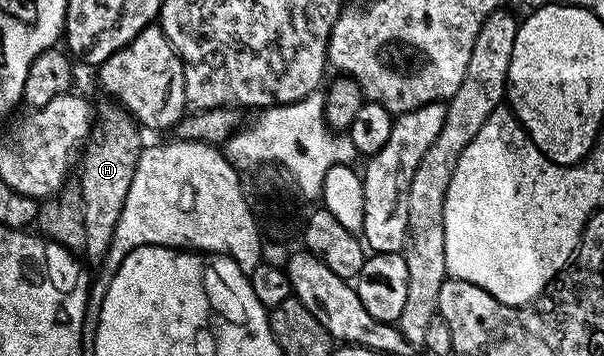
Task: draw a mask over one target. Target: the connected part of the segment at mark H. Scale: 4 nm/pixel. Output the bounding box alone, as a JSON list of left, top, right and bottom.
[80,106,144,264]

